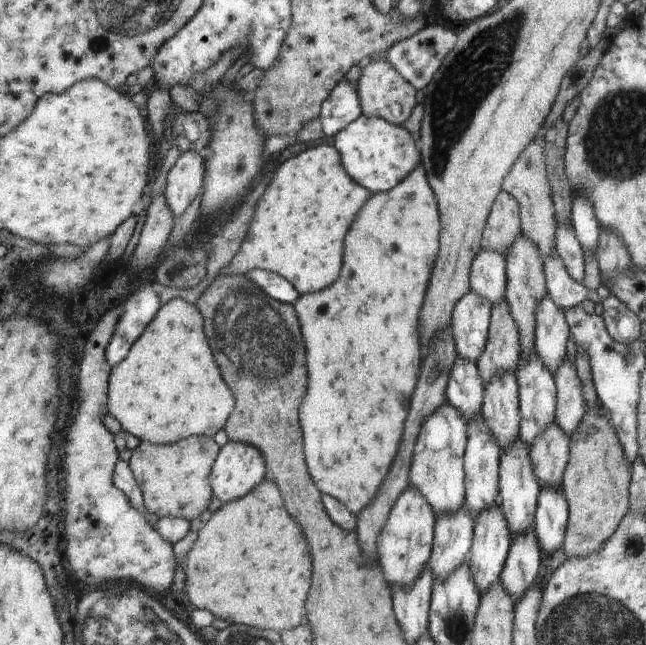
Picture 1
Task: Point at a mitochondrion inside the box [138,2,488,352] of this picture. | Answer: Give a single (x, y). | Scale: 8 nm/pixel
(178, 269)

